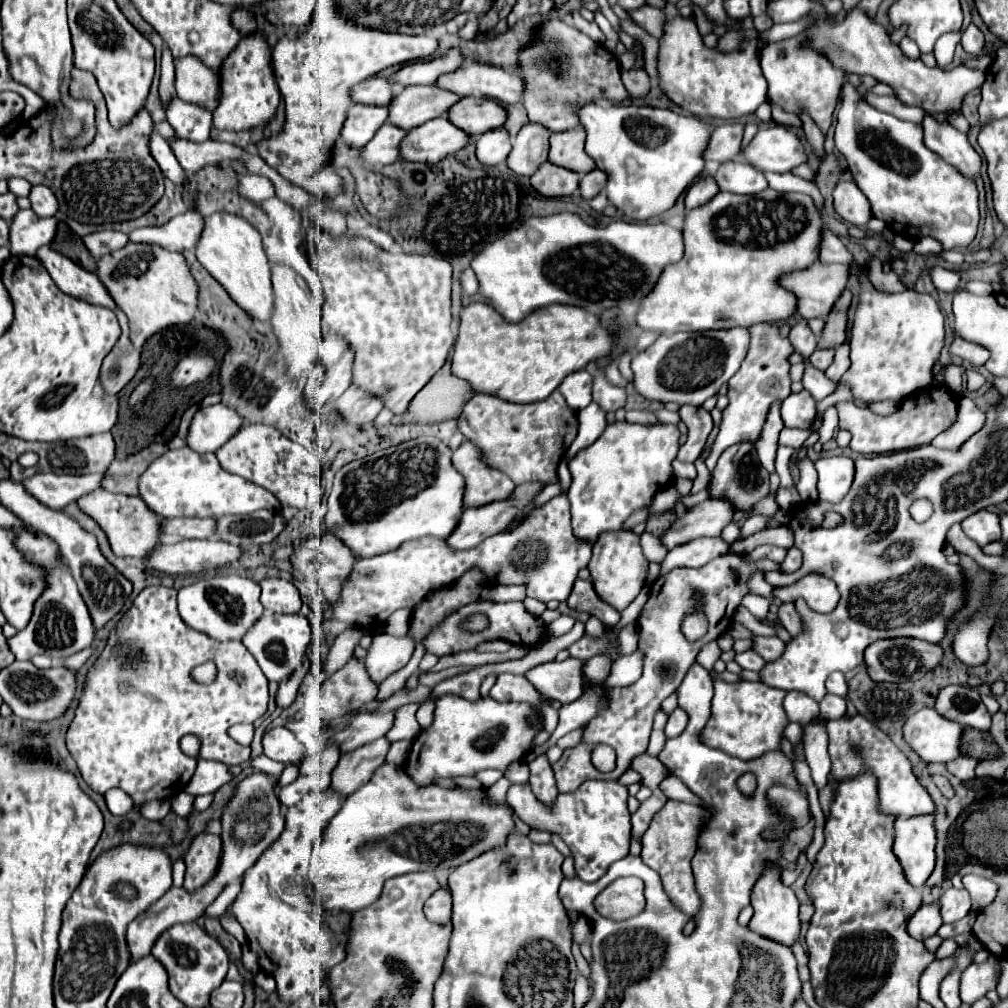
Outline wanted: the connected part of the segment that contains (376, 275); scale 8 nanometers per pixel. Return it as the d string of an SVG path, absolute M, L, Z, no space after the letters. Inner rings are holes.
M313 229L309 239L317 245L313 269L319 273L325 289L323 321L343 337L353 349L353 377L351 383L383 399L385 409L403 415L425 383L443 367L455 335L451 331L451 265L441 257L387 253L369 243L367 239L345 235L331 239L321 229Z

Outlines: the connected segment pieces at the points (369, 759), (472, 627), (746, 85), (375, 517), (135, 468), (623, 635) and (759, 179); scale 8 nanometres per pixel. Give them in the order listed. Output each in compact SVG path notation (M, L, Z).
M383 737L375 743L367 743L365 747L349 751L349 755L341 755L337 767L331 773L331 787L339 791L341 797L347 797L355 789L359 789L371 779L375 769L385 763L389 745L391 741Z
M471 615L461 623L461 627L465 631L473 631L473 633L483 631L483 627L487 627L487 617L485 615Z
M673 17L665 21L665 35L659 45L659 87L673 99L677 105L687 109L689 113L701 119L735 119L743 115L751 115L761 103L767 101L767 81L759 67L759 51L750 47L740 52L717 53L715 49L707 49L697 31L693 19Z
M417 437L343 465L335 473L333 489L327 499L329 509L325 515L325 529L343 545L351 547L357 559L387 553L405 541L427 535L445 539L453 533L455 523L463 513L463 489L465 481L451 465L451 449L437 437Z
M143 449L123 461L115 459L107 467L107 473L103 477L103 489L111 493L137 495L137 479L145 469L147 465L143 465Z
M631 621L621 629L621 633L619 633L619 651L621 651L621 655L629 655L637 649L639 633L637 633L635 627L637 627L637 623Z
M743 161L721 163L715 173L715 179L721 191L731 191L741 195L753 195L757 191L767 189L765 175Z

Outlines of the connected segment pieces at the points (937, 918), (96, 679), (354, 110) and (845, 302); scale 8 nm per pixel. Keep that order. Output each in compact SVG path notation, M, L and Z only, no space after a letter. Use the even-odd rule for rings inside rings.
M923 905L915 911L915 915L909 919L907 923L907 933L919 941L931 937L937 933L937 929L941 927L941 915L939 915L939 907L933 905Z
M151 585L151 587L145 587L145 589L143 589L143 591L141 591L141 593L139 593L139 595L137 595L137 597L135 597L135 601L133 601L133 605L131 605L131 609L129 609L129 611L127 611L127 613L125 613L125 615L123 615L123 617L121 617L121 619L119 619L119 623L117 623L117 625L115 625L115 627L113 627L113 629L111 629L111 633L109 633L109 637L107 637L107 643L105 643L105 647L103 647L103 651L101 651L101 653L99 653L99 657L97 657L97 659L95 659L95 663L93 663L93 665L91 665L91 667L89 667L89 671L87 671L87 677L85 677L85 685L83 685L83 693L81 693L81 699L79 699L79 705L77 705L77 709L75 709L75 717L73 717L73 721L71 721L71 725L69 725L69 731L67 731L67 749L69 749L69 753L71 753L71 757L73 757L73 759L75 759L75 763L77 763L77 767L79 767L79 771L81 771L81 777L83 777L83 779L85 779L85 783L87 783L87 785L89 785L89 787L91 787L91 789L93 789L93 791L95 791L95 793L101 793L101 795L103 795L103 793L105 793L105 791L107 791L107 789L115 789L115 787L117 787L117 789L123 789L123 791L125 791L125 793L127 793L127 795L129 795L129 797L131 797L131 799L133 799L133 811L135 811L135 813L141 813L141 807L143 807L143 805L145 805L145 803L147 803L147 801L155 801L155 799L157 799L157 801L161 801L161 799L171 799L171 797L173 797L173 795L177 795L177 793L181 793L181 791L183 791L183 789L185 789L185 785L187 785L187 783L189 783L189 779L191 779L191 775L193 775L193 771L195 771L195 767L197 767L197 761L199 761L199 757L201 757L201 759L211 759L211 761L221 761L221 763L225 763L225 765L241 765L241 763L243 763L243 761L247 761L247 759L249 759L249 753L251 753L251 749L249 749L249 747L241 747L241 745L239 745L239 743L235 743L235 741L233 741L233 739L231 739L231 737L229 737L229 735L227 735L227 729L229 729L229 727L231 727L231 725L237 725L237 723L247 723L247 721L257 721L257 719L259 719L259 717L263 717L263 715L265 715L265 711L267 711L267 703L269 703L269 681L267 681L267 677L265 677L265 675L263 675L263 671L259 671L259 665L257 665L257 663L255 663L255 659L253 659L253 655L251 655L251 653L249 653L249 651L247 651L247 649L245 649L245 647L243 647L243 645L241 645L241 641L239 641L239 643L219 643L219 641L217 641L217 639L211 639L211 637L209 637L209 635L199 635L199 631L191 631L191 629L189 629L189 627L187 627L187 625L185 625L185 623L183 623L183 619L179 619L179 611L177 611L177 601L175 601L175 589L174 589L174 588L169 588L169 587L164 587L164 586L163 586L163 585ZM205 661L215 661L215 665L217 665L217 679L215 679L215 681L213 681L213 683L209 683L209 685L205 685L205 683L197 683L197 681L195 681L195 679L193 679L193 677L191 677L191 671L193 671L193 669L195 669L195 667L197 667L197 665L201 665L201 663L205 663ZM231 671L237 671L237 673L241 673L241 675L243 675L243 677L245 677L245 681L243 681L243 683L241 683L241 685L237 685L237 683L235 683L235 681L231 681L231 677L229 677L229 675L231 675ZM185 735L197 735L197 737L199 737L199 741L201 741L201 747L200 747L200 749L199 749L199 757L189 757L189 755L185 755L185 753L183 753L183 751L181 751L181 747L179 747L179 741L181 741L181 737L185 737Z
M351 105L347 111L347 119L343 123L341 139L351 149L361 149L375 131L385 123L387 107L371 107L371 105Z
M843 291L837 299L835 307L827 315L827 323L821 331L817 349L835 349L845 343L847 339L847 309L851 303L851 293Z

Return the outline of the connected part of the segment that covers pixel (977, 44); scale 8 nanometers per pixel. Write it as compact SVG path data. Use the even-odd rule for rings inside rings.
M973 23L965 29L963 37L961 37L961 45L967 53L971 55L981 55L983 53L983 47L985 47L985 41L983 41L983 33L979 31L979 27L975 27Z

